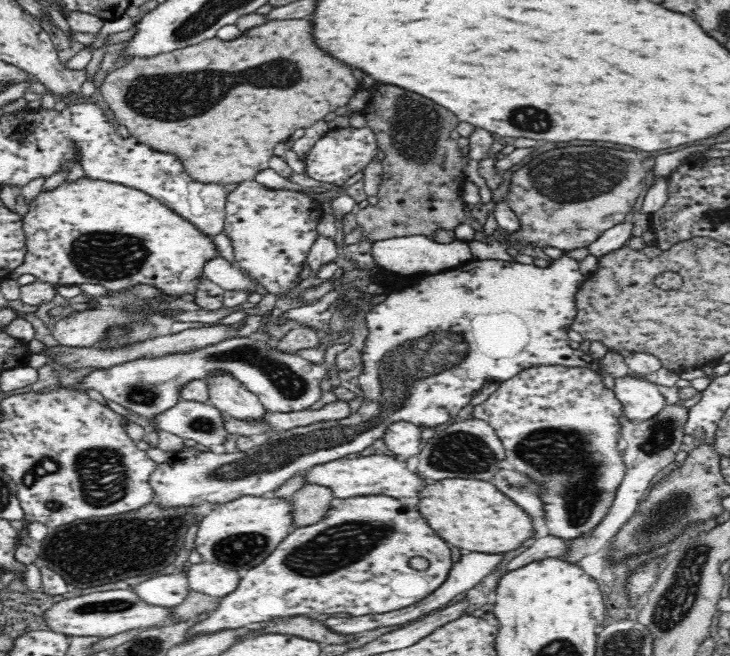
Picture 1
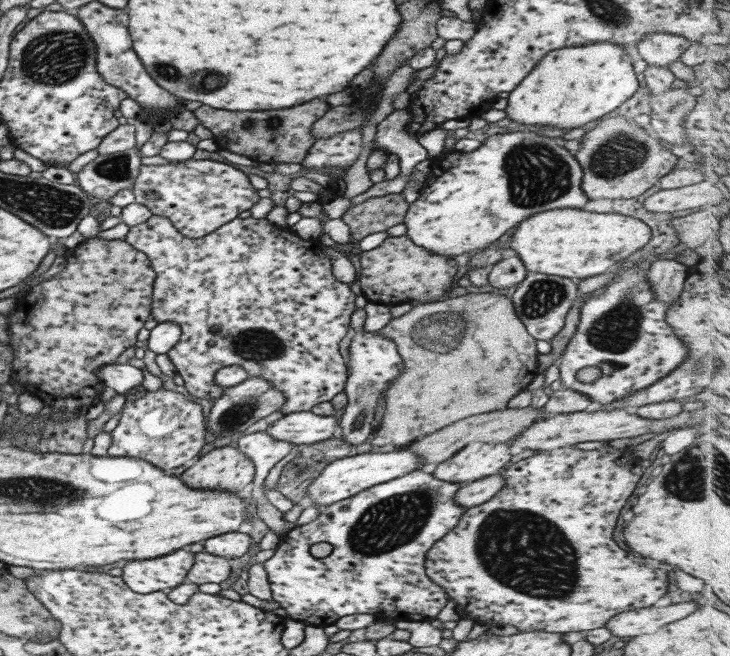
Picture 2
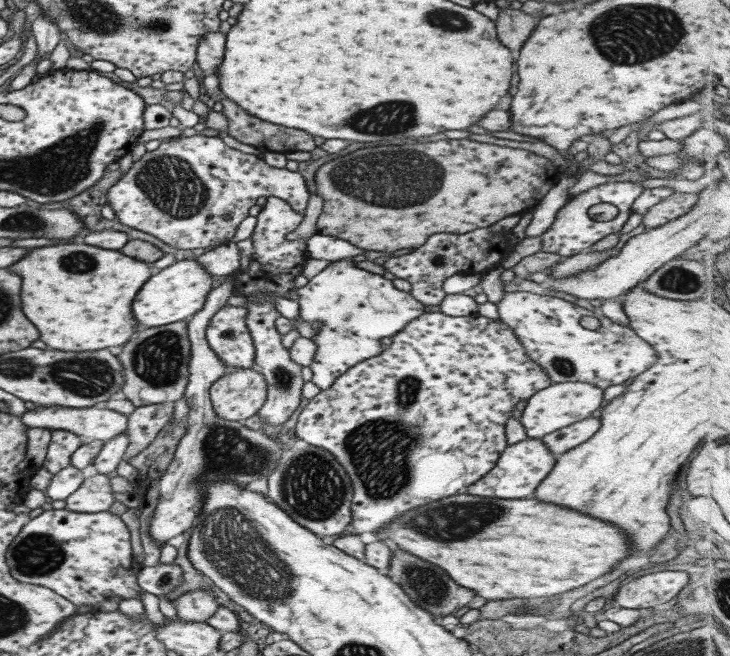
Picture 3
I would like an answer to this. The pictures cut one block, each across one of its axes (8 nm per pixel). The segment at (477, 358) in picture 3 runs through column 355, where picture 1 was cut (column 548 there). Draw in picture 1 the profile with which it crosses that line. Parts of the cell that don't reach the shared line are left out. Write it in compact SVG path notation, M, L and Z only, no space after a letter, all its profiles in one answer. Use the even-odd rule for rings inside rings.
M532 366L532 368L522 370L522 372L514 376L514 378L508 378L508 380L500 382L498 388L495 392L490 394L487 400L473 406L471 414L472 418L489 422L489 425L496 431L496 435L502 442L502 447L504 447L503 467L510 468L514 472L529 478L529 480L535 482L535 484L541 488L540 494L537 495L540 502L542 502L541 518L543 518L546 528L548 528L549 535L557 536L562 539L576 538L581 534L587 533L591 528L594 528L610 510L616 498L618 487L624 478L624 474L626 474L626 461L624 461L622 450L619 448L619 441L621 439L620 430L622 430L620 420L622 420L622 416L625 416L625 410L622 401L618 400L614 389L608 388L608 386L604 384L604 376L599 370L593 370L588 366Z

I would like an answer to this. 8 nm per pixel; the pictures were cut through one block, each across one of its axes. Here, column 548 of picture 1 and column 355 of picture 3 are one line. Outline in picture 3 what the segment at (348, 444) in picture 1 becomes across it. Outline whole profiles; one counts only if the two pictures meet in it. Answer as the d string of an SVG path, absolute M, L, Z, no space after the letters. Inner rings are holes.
M337 259L330 262L323 270L311 277L304 286L295 289L296 302L299 305L299 317L305 323L321 324L311 342L315 345L315 352L309 370L313 373L311 383L320 390L328 389L345 370L351 369L354 365L365 359L377 356L382 352L380 340L391 338L399 330L403 330L407 322L413 321L424 314L424 306L410 295L410 293L397 290L393 283L381 275L369 273L355 267L353 259Z

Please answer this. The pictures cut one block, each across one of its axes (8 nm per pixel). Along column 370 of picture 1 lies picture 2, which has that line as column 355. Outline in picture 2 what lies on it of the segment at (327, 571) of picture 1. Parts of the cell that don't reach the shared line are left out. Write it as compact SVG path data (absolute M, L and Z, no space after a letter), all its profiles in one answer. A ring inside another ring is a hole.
M420 470L404 474L399 478L369 487L349 498L334 502L333 504L320 508L320 513L315 520L304 525L295 526L287 531L278 541L274 548L274 553L263 562L263 568L267 575L272 600L277 602L285 614L291 620L298 620L301 624L324 627L334 624L338 618L352 614L383 614L385 618L394 618L396 620L431 620L437 616L437 613L443 608L448 598L445 590L431 582L424 571L425 553L431 548L431 545L443 538L448 530L451 530L459 520L459 517L466 511L465 507L459 506L454 501L457 490L463 484L454 482L445 482L439 480L432 474L427 474ZM317 542L327 542L331 544L332 551L330 555L323 558L315 558L309 553L309 546Z

